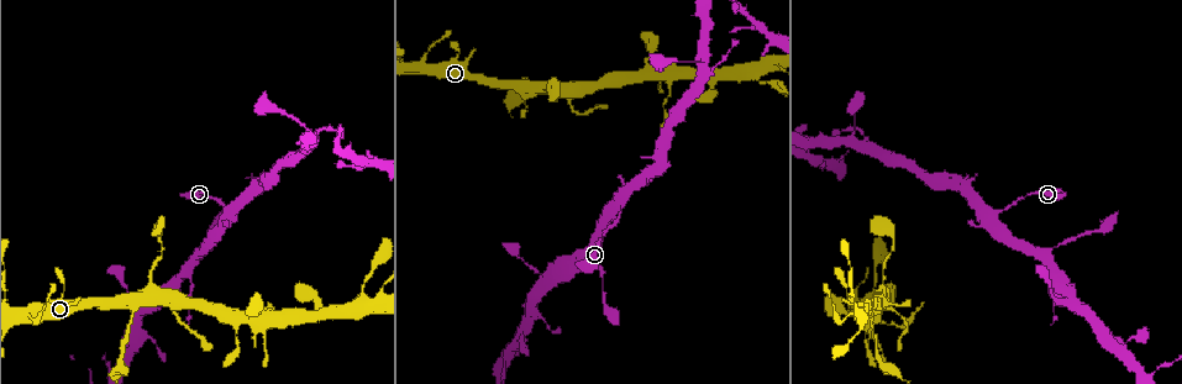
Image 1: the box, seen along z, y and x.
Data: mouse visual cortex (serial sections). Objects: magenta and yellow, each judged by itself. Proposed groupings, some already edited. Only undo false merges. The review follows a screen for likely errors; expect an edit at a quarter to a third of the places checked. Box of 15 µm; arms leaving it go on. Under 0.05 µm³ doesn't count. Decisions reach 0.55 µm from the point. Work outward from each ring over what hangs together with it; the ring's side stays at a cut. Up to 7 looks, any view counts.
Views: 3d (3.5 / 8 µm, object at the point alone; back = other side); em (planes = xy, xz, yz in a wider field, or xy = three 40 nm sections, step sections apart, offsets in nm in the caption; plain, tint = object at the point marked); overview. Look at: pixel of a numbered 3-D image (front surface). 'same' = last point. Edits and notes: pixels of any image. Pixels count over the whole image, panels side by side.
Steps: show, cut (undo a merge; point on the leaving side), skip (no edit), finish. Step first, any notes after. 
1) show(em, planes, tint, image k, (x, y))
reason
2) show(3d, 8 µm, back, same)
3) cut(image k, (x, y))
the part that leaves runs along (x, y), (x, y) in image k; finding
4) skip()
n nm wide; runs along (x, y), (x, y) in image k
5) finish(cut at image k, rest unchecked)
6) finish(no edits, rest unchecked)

show(3d, 3.5 µm, back, image 1, (884, 303))
three-way junction

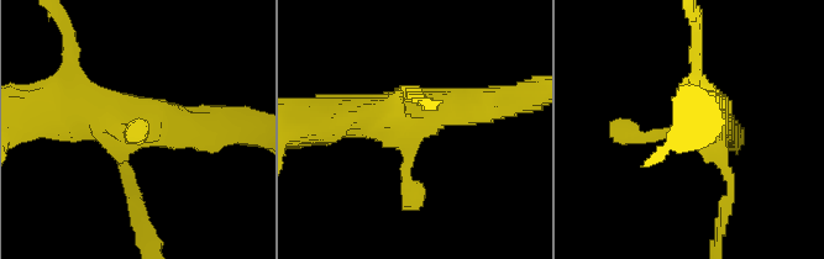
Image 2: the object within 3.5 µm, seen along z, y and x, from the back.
show(em, xy, step 2, tint, image 2, (408, 130))
now the EM

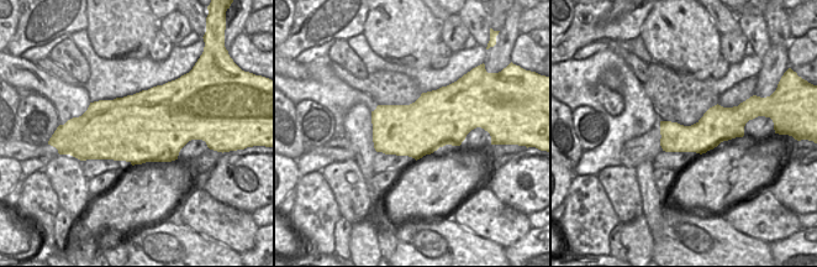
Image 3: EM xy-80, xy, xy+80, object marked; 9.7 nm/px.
skip()
runs along (478, 105), (418, 115), (405, 206) in image 2; one cell here

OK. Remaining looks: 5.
show(3d, 3.5 µm, image 1, (862, 299))
thick turns thin

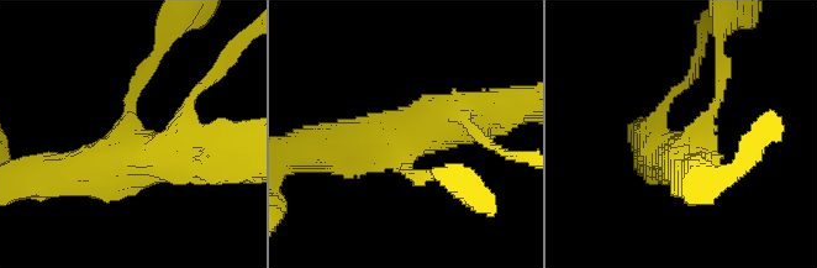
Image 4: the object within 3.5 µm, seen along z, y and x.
show(em, xy, step 2, tint, image 4, (129, 137))
3 arms; arms of 150, 600, 600 nm; now the EM

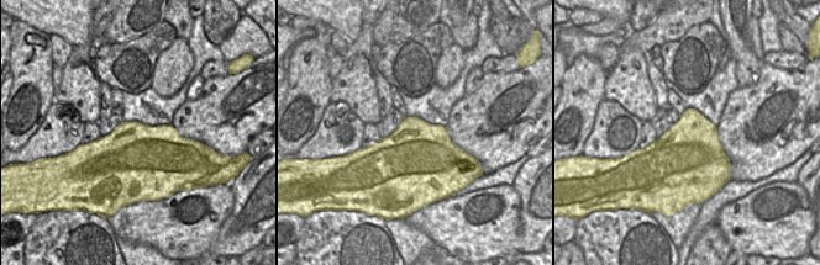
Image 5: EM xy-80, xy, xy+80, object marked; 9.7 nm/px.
show(em, xy, step 3, tint, same)
another direction

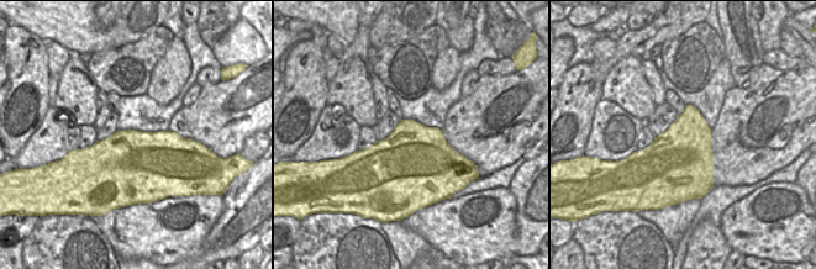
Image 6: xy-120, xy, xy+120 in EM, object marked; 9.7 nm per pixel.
skip()
runs along (67, 173), (128, 147), (132, 90), (151, 63) in image 4; continuous, no second cell

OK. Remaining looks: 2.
finish(no edits, rest unchecked)

